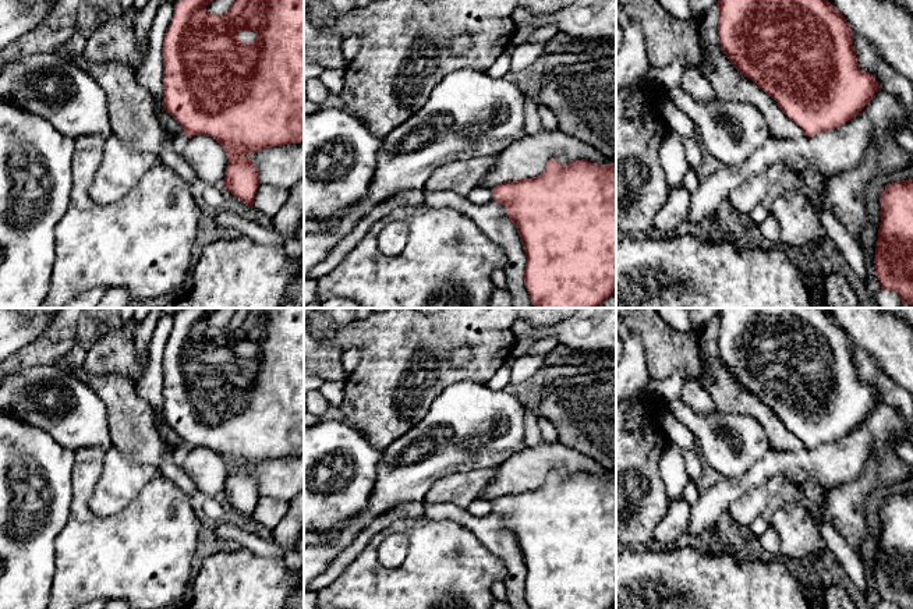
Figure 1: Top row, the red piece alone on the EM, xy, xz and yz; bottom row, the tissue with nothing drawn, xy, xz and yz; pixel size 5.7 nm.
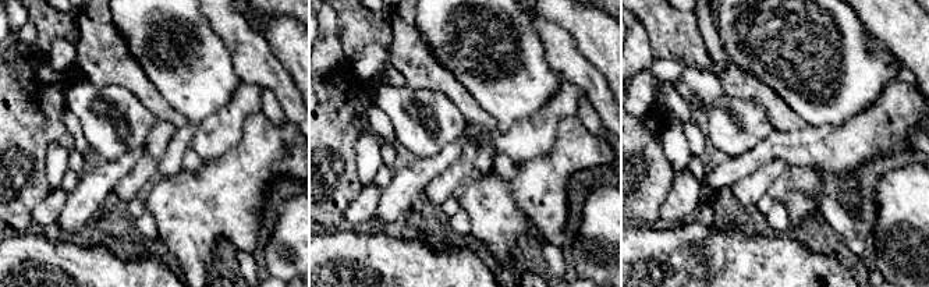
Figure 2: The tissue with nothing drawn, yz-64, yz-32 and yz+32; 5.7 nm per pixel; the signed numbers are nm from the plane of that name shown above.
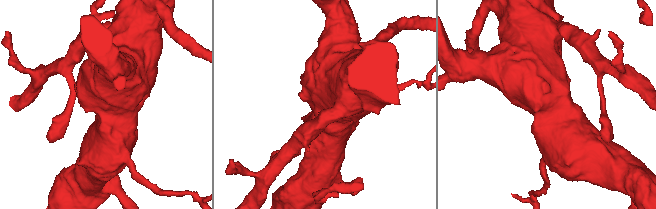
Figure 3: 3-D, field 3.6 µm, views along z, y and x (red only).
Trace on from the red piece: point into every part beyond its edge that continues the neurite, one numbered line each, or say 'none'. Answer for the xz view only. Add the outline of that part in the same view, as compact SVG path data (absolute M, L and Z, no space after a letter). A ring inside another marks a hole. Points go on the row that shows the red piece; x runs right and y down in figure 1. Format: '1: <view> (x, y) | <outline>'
none

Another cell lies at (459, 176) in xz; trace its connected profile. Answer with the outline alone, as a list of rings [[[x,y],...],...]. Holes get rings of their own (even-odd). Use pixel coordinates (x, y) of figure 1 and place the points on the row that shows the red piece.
[[[495,156],[453,160],[432,173],[424,185],[425,192],[453,191],[461,196],[479,185],[484,176],[493,166]]]

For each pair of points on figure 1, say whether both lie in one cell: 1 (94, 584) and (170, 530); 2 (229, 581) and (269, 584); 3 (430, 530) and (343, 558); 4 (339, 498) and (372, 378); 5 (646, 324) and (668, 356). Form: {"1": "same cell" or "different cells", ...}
{"1": "same cell", "2": "same cell", "3": "different cells", "4": "different cells", "5": "same cell"}

